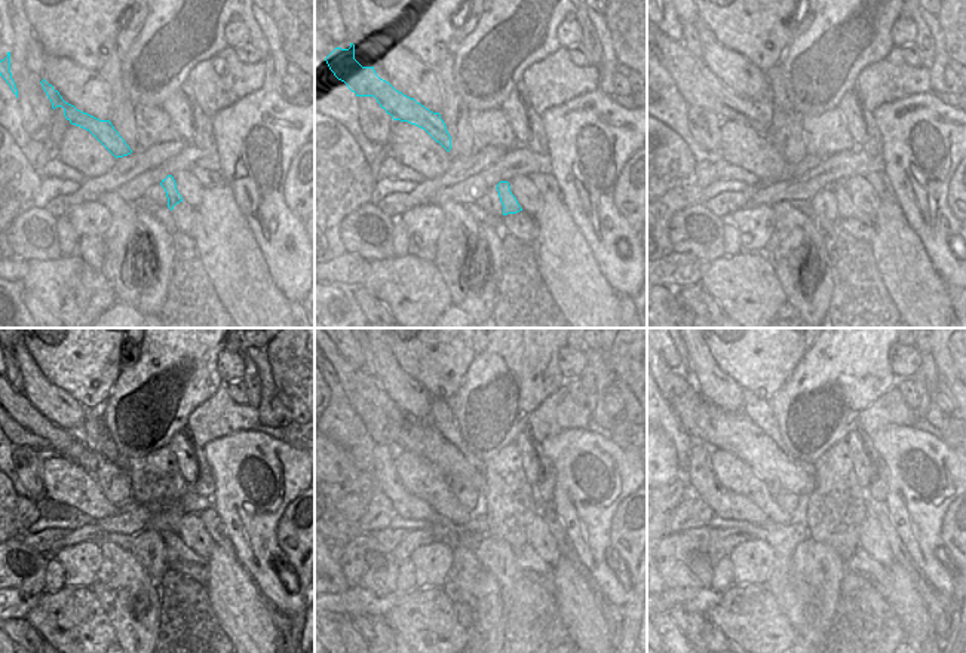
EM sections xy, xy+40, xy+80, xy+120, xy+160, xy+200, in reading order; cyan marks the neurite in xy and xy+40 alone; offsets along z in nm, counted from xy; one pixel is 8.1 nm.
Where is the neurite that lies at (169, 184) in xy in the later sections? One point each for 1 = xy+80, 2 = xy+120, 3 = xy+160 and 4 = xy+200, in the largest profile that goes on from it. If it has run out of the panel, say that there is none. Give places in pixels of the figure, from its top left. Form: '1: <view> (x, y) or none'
1: xy+80 (846, 209)
2: xy+120 (180, 551)
3: xy+160 (527, 560)
4: xy+200 (861, 563)

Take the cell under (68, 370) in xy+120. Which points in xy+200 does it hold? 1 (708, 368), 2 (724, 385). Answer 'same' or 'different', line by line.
1: different
2: different

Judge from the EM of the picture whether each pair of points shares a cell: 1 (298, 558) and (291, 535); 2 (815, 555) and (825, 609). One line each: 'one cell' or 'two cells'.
1: one cell
2: one cell

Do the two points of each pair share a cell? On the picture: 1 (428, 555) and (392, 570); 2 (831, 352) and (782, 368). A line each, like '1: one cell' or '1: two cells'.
1: two cells
2: two cells

